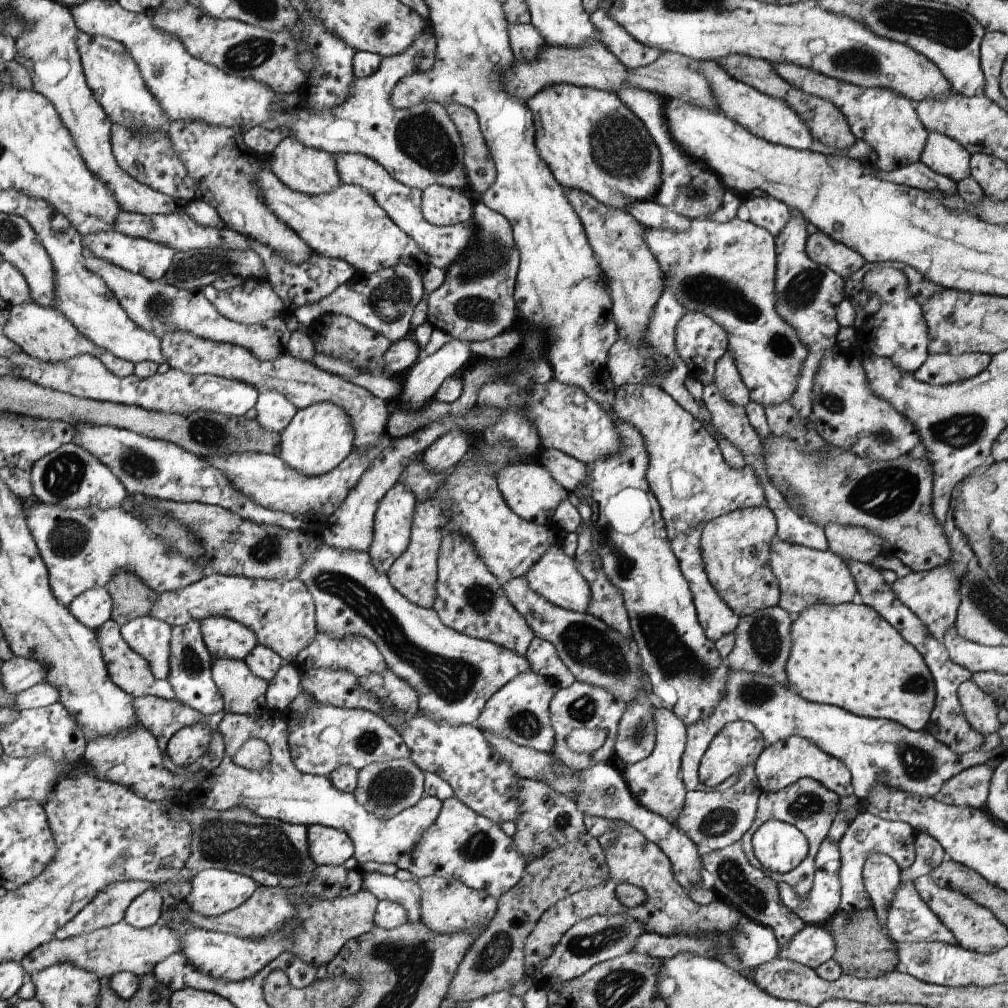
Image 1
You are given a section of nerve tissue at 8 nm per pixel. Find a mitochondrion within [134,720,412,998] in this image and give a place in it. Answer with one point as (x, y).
(240, 843)

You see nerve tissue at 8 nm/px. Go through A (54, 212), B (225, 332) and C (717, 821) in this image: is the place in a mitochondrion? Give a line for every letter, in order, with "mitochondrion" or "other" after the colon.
A: other
B: other
C: mitochondrion

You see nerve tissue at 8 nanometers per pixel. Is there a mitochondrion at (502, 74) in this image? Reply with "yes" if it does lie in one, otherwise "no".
no

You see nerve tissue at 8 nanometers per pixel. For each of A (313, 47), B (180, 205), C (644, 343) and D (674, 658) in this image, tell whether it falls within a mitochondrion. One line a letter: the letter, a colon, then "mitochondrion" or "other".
A: other
B: other
C: other
D: mitochondrion

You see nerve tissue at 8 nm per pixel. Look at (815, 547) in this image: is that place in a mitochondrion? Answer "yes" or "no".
no

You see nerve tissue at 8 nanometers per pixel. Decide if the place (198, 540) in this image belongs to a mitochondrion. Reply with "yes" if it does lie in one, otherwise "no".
no

